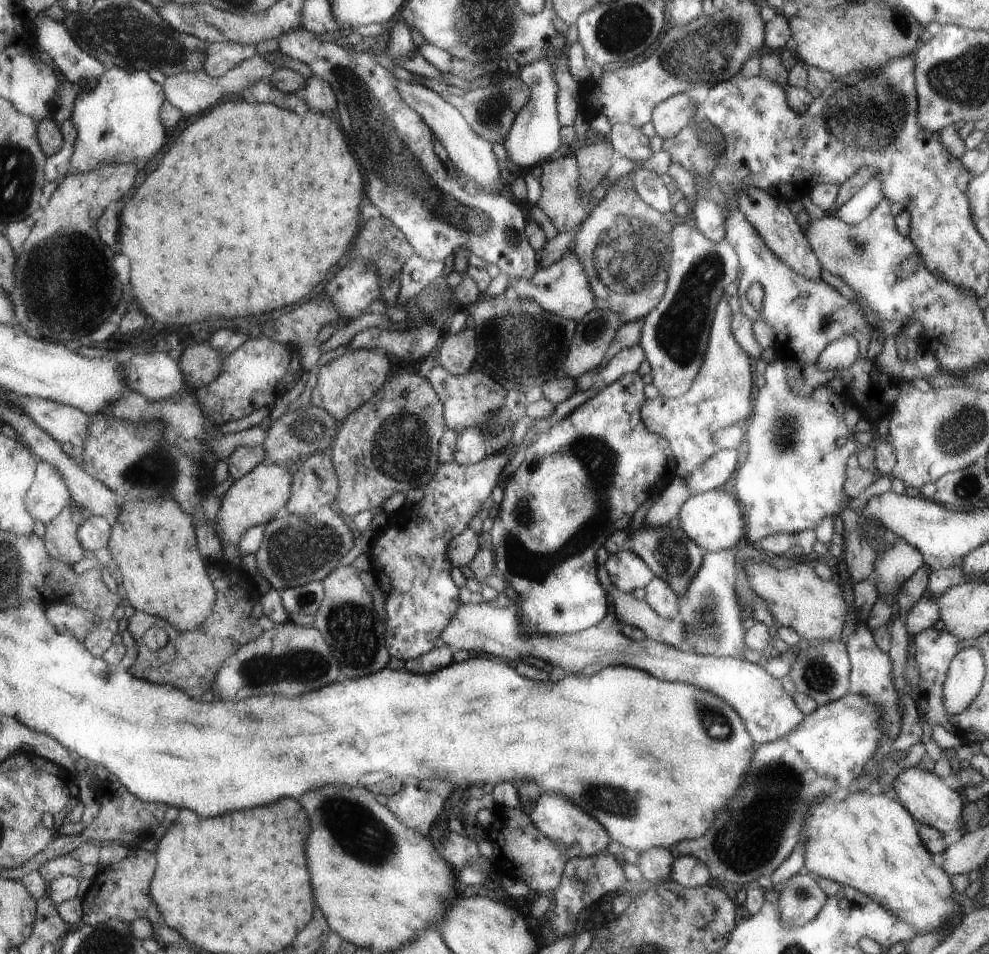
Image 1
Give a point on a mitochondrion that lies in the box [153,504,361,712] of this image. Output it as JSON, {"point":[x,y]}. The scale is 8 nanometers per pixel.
{"point":[297,551]}

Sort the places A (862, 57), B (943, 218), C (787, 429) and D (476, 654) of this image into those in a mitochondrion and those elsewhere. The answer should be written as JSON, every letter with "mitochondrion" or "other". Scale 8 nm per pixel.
{"A":"other","B":"other","C":"mitochondrion","D":"other"}

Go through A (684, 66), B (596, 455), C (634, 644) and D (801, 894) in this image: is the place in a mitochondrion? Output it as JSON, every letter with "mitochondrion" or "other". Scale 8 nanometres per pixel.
{"A":"mitochondrion","B":"mitochondrion","C":"other","D":"mitochondrion"}

